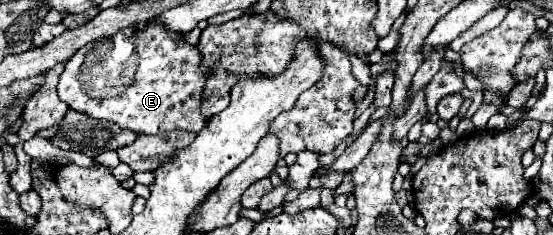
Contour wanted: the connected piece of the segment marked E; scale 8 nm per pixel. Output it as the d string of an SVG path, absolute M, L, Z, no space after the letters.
M156 21L142 23L142 31L130 27L112 38L104 39L112 39L112 43L116 43L116 51L124 51L124 59L128 59L128 51L136 55L136 71L132 71L132 83L128 83L128 91L112 95L112 99L92 99L92 95L84 95L84 87L80 87L80 63L84 63L84 51L78 49L78 53L68 59L58 83L58 95L72 111L100 121L116 123L118 127L144 135L176 129L186 129L192 133L202 131L204 119L200 115L200 99L208 77L200 71L202 55L196 45L188 45L182 41L180 33L172 33Z

